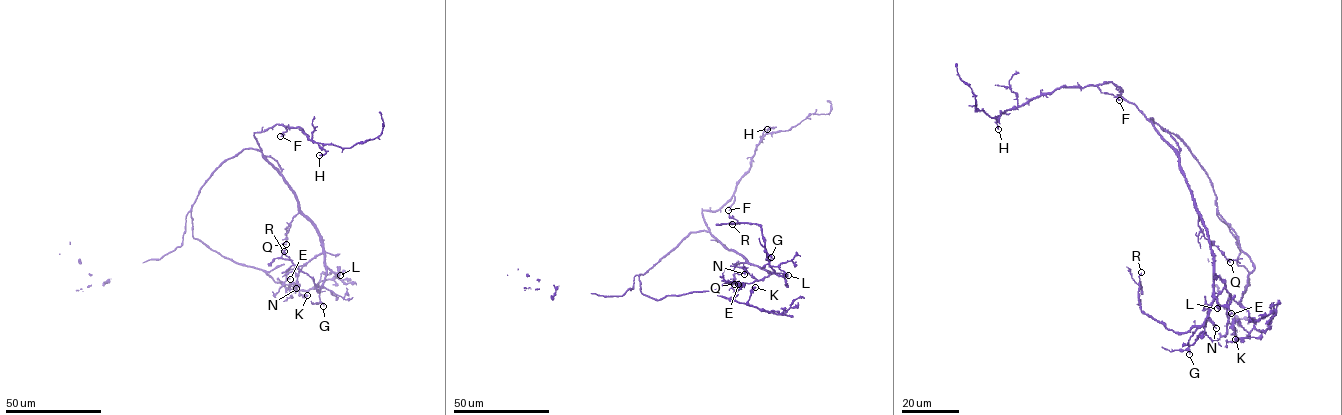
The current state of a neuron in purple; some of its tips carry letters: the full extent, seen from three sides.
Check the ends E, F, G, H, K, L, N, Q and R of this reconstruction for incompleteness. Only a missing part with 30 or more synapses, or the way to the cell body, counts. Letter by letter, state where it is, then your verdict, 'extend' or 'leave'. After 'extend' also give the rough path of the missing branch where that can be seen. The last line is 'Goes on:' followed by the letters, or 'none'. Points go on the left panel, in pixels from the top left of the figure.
E: (290, 279) | leave
F: (280, 136) | leave
G: (323, 306) | leave
H: (319, 155) | leave
K: (307, 295) | leave
L: (340, 275) | leave
N: (296, 288) | leave
Q: (286, 244) | leave
R: (284, 251) | leave
Goes on: none

